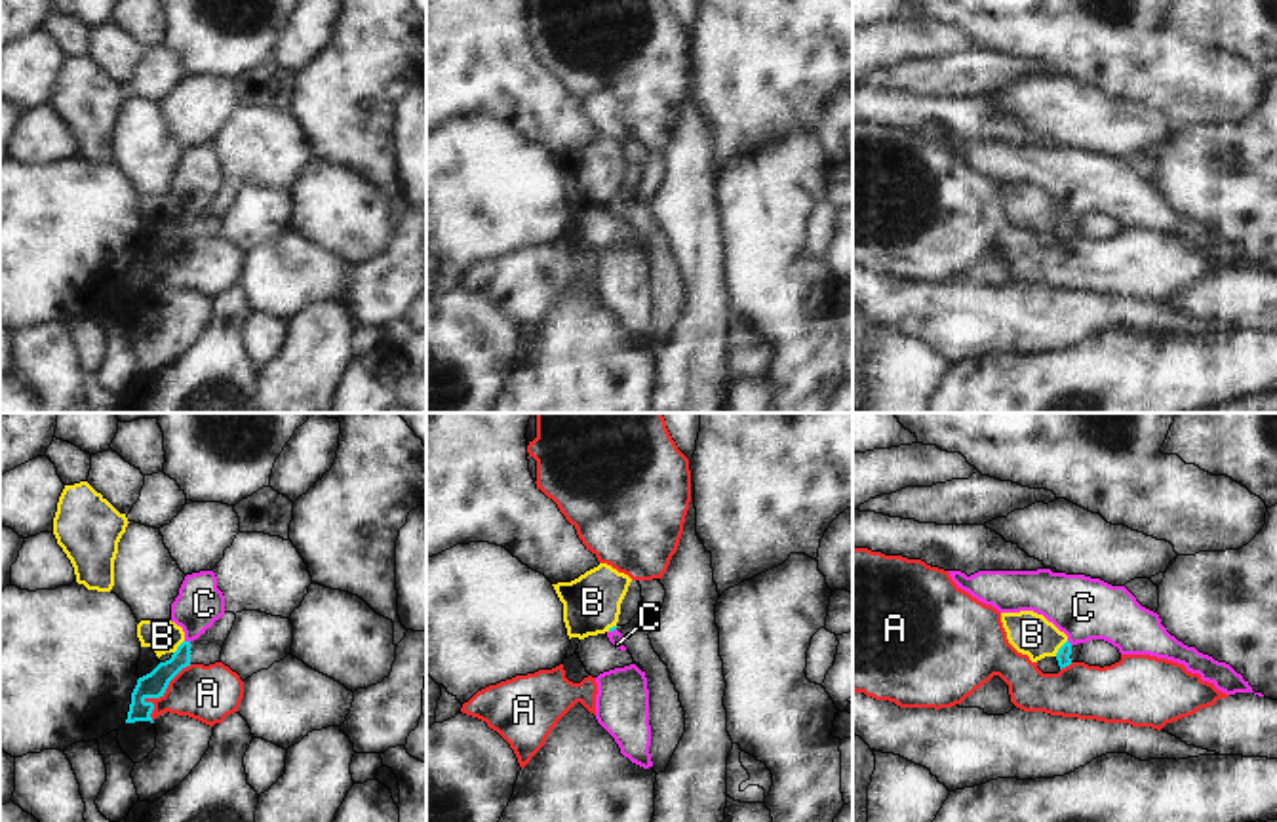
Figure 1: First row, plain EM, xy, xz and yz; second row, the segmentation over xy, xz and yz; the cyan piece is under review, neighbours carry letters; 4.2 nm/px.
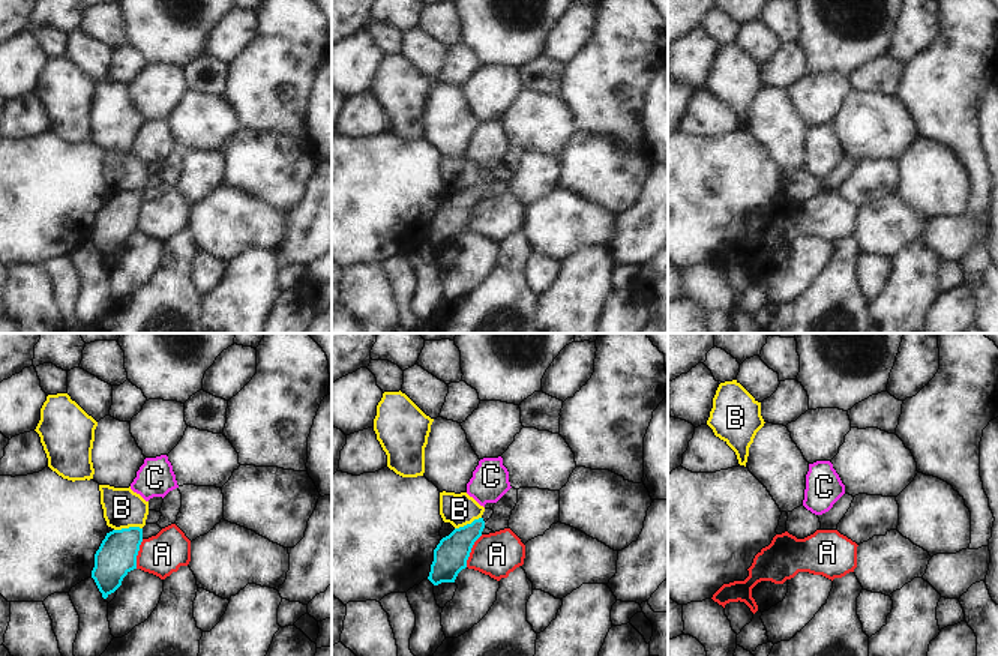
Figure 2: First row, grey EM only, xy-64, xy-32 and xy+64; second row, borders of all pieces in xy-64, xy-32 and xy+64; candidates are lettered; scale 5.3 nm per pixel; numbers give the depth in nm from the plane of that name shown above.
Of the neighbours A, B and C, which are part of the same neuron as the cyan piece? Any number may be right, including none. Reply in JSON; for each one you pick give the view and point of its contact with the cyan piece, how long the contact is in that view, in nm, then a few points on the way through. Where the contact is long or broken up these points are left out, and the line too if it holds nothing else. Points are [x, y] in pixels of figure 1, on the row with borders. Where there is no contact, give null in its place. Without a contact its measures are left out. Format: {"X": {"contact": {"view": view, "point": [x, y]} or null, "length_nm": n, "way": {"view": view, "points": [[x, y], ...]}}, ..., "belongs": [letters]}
{"belongs": []}

